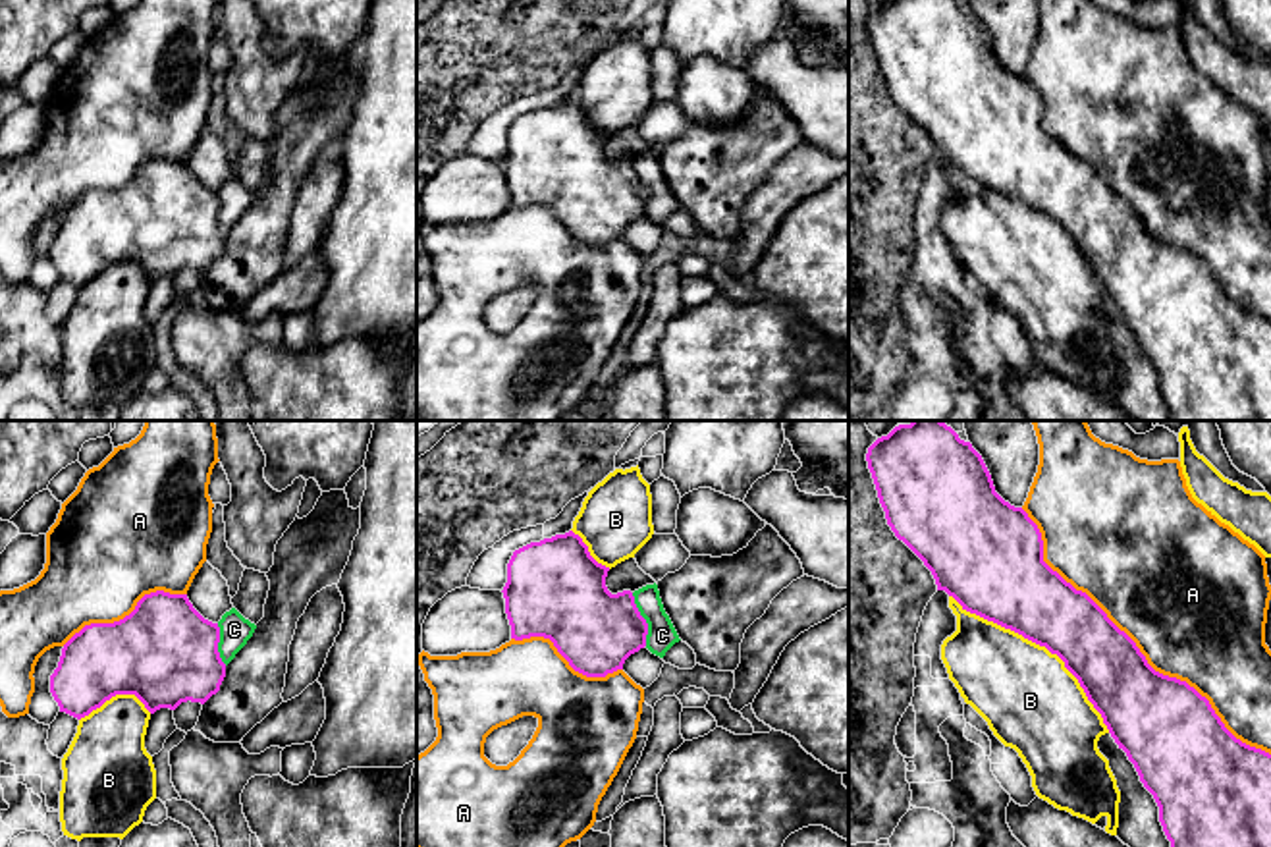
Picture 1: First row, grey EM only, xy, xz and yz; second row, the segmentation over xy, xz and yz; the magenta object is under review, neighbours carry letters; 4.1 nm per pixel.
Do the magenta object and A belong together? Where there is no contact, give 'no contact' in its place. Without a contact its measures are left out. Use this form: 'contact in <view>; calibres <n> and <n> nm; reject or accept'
contact in yz; calibres 320 and 500 nm; reject

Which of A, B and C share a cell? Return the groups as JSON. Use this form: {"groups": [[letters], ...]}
{"groups": [["A"], ["B"], ["C"]]}

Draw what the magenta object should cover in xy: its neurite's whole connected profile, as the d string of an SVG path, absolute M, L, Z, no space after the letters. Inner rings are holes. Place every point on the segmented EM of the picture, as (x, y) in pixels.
M156 590L145 594L123 619L91 623L75 633L64 644L58 668L50 675L50 693L60 712L77 720L116 695L135 695L150 714L160 708L176 710L187 700L204 704L226 677L218 642L218 623L204 619L187 594Z

